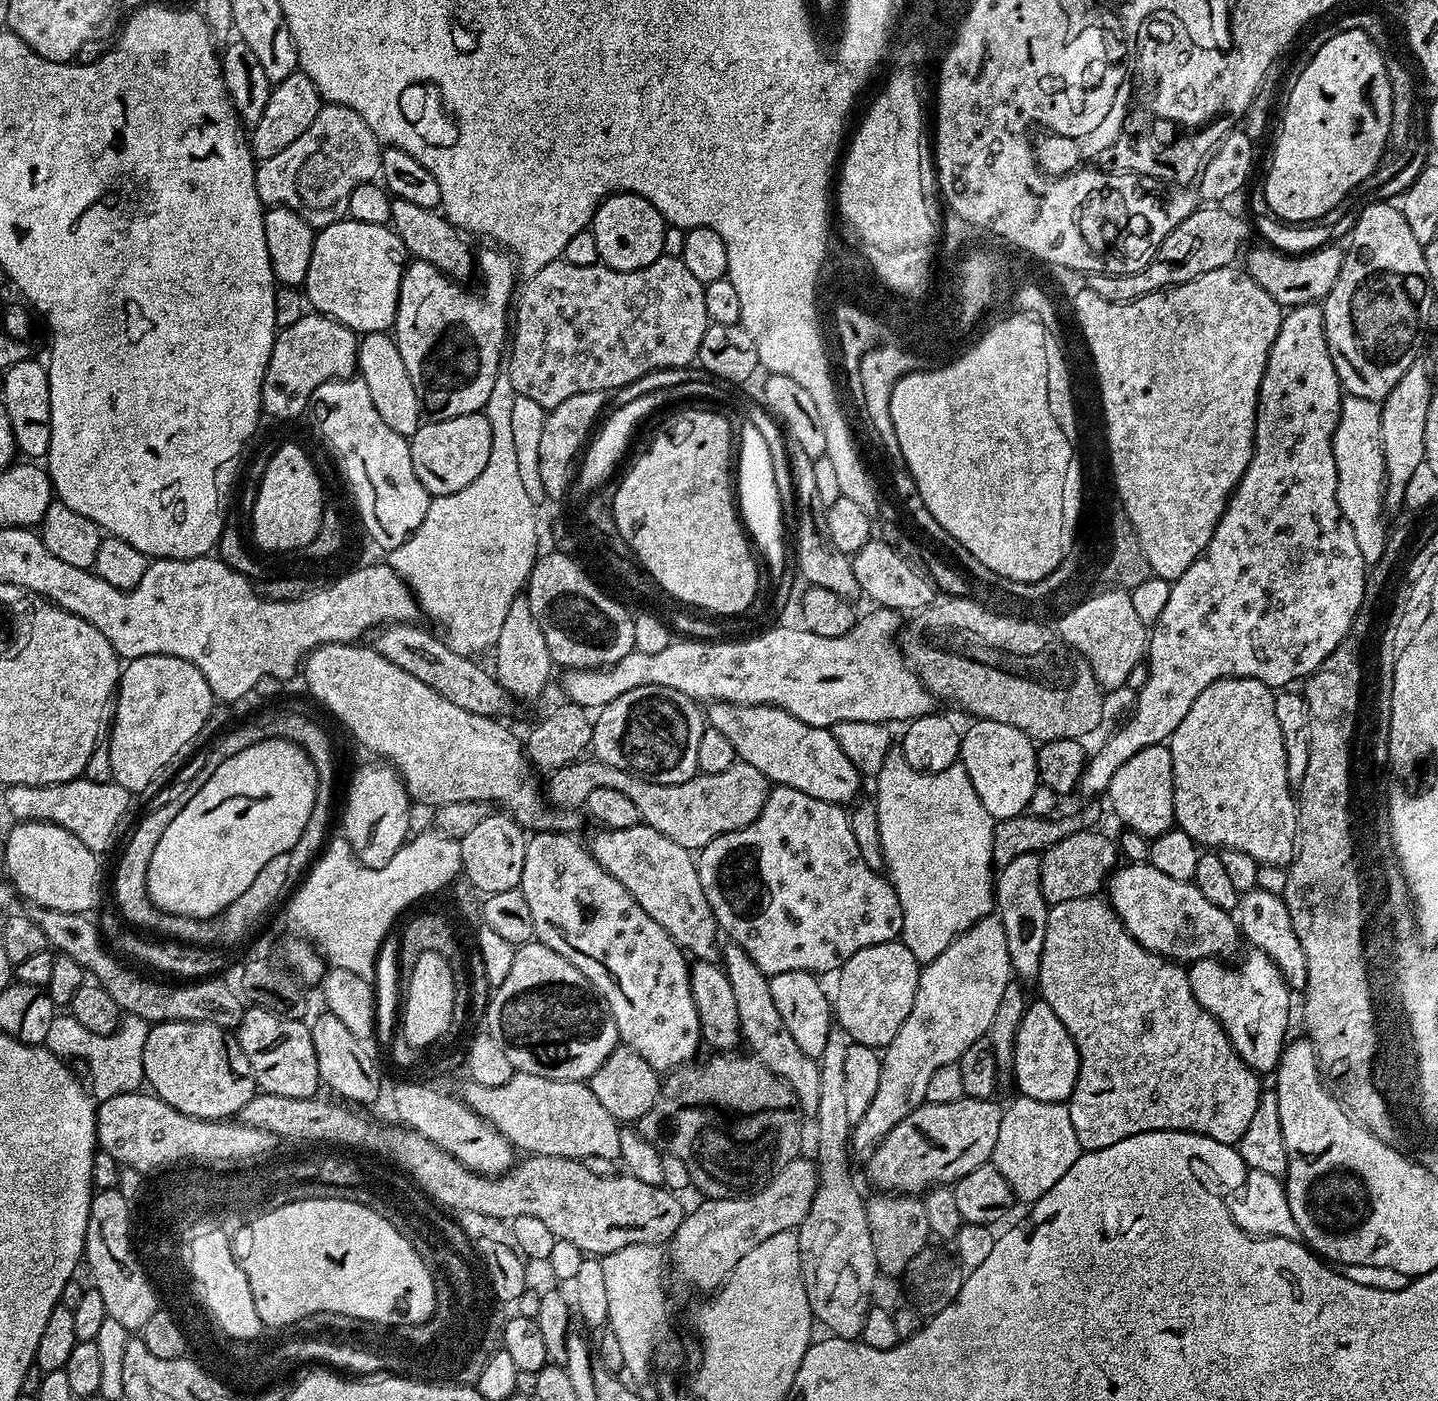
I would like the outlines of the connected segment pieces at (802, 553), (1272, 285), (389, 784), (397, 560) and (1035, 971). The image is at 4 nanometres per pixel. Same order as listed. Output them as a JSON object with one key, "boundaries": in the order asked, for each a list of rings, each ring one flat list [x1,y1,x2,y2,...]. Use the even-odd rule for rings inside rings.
{"boundaries":[[[790,438,785,439,784,445,792,471,794,501,796,500,794,515,798,518,798,526,794,539,796,539,796,564,800,567,800,576,805,580,805,585,830,590,845,598,852,598,852,595,860,592,858,578,854,578,849,553,838,550,828,537,828,527,824,525,826,510,822,506,822,498,818,498,814,479,814,458,806,454,806,450,802,450,802,446,798,446,798,442]],[[1272,246,1264,247,1268,248,1247,249,1246,271,1252,275,1254,282,1258,282,1258,286,1262,286,1262,290,1266,290,1266,294,1270,294,1270,298,1274,298,1281,306,1297,308,1300,304,1323,301,1338,278,1338,270,1342,270,1344,252,1341,249,1320,246,1315,250,1305,251,1308,252,1305,256,1288,256,1292,254,1285,254]],[[368,764,365,768,357,770,356,777,353,778,352,785,348,788,348,805,344,808,343,839,352,843,352,852,356,855,357,860,365,864,367,868,386,866,386,862,390,862,390,858,398,854,398,850,404,847,410,836,410,831,408,832,410,797,404,789,404,781,400,779,395,768,376,764]],[[502,370,496,375,490,398,486,398,486,406,482,410,486,422,490,422,490,459,482,469,482,474,478,474,470,486,462,486,462,490,454,494,429,499,422,526,418,526,416,533,402,542,402,546,391,549,386,557,388,567,393,568,411,588,419,611,423,615,425,612,434,623,444,627,443,635,454,651,473,658,495,645,502,631,502,621,510,610,510,602,521,595,538,559,537,505,530,494,526,494,522,478,518,475,518,454,514,447,512,408,515,397,514,382,510,382,507,371]],[[1041,853,1021,854,998,869,994,876,994,912,1006,934,1006,950,1010,954,1012,975,1017,981,1035,981,1040,975,1042,942,1046,942,1046,918,1050,907,1042,894]]]}

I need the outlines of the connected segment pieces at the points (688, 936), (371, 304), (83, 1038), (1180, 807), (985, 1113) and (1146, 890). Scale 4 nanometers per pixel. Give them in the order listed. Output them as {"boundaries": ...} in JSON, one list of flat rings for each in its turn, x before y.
{"boundaries":[[[641,822,629,828,600,830,590,843,590,851,689,957,697,961,717,959,718,925,698,878,697,861,689,849,678,846,678,842,666,838,666,834,658,834,658,830]],[[345,218,316,232,302,291,319,315,342,322,357,334,388,332,396,322,405,267,404,247,388,224,366,224]],[[57,1014,54,1022,50,1022,43,1047,65,1062,80,1060,85,1074,88,1075,86,1084,91,1095,101,1101,118,1098,118,1094,138,1092,145,1087,142,1054,146,1050,146,1038,151,1029,152,1024,146,1018,125,1015,112,1034,103,1036,86,1030,82,1022,78,1022,71,1014]],[[1231,676,1229,680,1215,680,1198,698,1194,698,1194,706,1178,722,1170,737,1172,749,1172,773,1174,774,1174,814,1175,823,1197,845,1207,846,1212,850,1231,850,1250,854,1261,865,1281,864,1287,865,1291,861,1298,847,1298,800,1294,795,1293,785,1288,782,1288,767,1286,766,1286,746,1282,742,1282,729,1278,726,1278,717,1274,715,1274,692,1262,682,1257,680,1242,680,1238,676]],[[964,1095,958,1102,918,1105,867,1157,868,1180,873,1189,916,1196,927,1193,929,1188,952,1186,970,1171,989,1163,1004,1113,994,1101]],[[1147,862,1132,864,1129,868,1117,867,1113,871,1107,885,1106,896,1118,918,1126,926,1126,930,1146,950,1157,952,1173,962,1191,962,1194,960,1210,960,1228,958,1236,948,1238,929,1236,921,1229,913,1213,906,1191,882,1178,882,1174,878,1154,870]]]}

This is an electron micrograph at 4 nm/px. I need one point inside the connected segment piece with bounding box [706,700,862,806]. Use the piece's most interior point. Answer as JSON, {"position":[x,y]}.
{"position":[790,753]}

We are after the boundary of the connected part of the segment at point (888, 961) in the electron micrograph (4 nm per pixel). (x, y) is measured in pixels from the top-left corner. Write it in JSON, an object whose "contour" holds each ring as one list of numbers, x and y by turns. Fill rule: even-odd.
{"contour":[[899,939,858,950,858,954,838,969,835,977,835,1023,844,1028,855,1043,877,1050,887,1048,894,1034,902,1030,902,1022,906,1022,914,1006,921,967,921,961,916,960]]}

